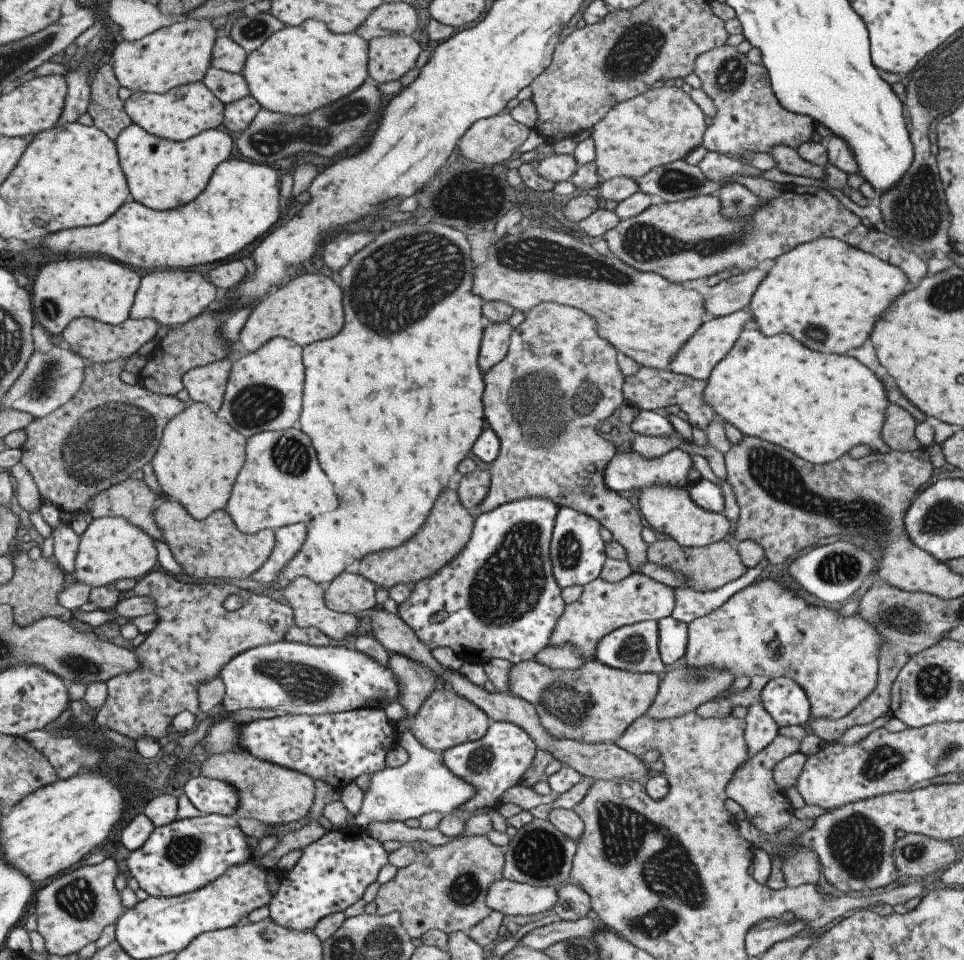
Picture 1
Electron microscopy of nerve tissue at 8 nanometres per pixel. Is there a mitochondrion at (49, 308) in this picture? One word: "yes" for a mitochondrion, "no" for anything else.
yes

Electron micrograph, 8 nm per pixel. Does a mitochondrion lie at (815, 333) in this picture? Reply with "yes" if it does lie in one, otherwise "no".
yes

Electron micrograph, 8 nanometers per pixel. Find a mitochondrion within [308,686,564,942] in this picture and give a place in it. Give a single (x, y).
(462, 893)

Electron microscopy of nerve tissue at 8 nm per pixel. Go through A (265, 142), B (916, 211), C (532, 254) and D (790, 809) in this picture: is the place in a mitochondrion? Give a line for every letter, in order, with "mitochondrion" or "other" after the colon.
A: mitochondrion
B: mitochondrion
C: mitochondrion
D: other

